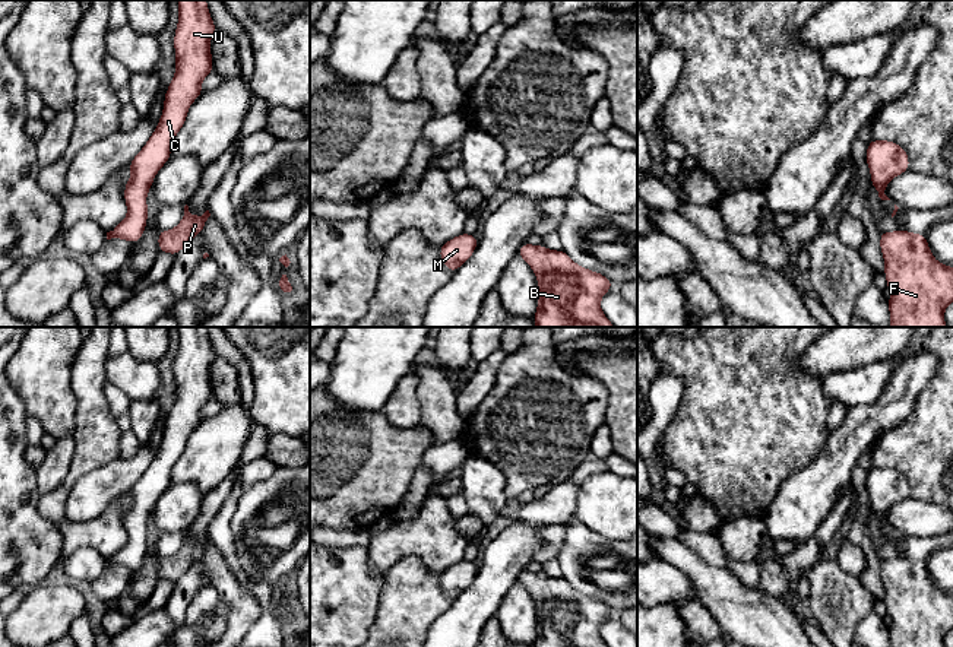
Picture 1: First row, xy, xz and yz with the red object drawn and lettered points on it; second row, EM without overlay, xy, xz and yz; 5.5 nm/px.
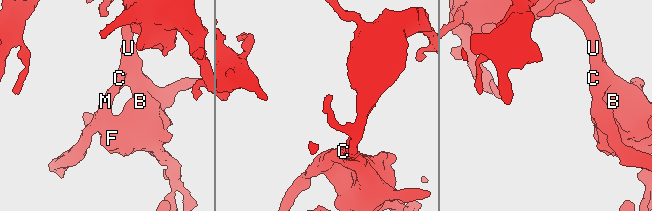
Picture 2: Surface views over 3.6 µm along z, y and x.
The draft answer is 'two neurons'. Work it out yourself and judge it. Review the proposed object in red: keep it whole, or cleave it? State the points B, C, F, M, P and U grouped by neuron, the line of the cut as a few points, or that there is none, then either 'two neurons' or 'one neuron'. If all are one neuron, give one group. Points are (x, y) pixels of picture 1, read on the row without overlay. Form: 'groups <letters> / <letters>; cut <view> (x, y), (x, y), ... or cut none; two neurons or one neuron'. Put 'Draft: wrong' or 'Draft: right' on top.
Draft: wrong
groups B C F M P U; cut none; one neuron

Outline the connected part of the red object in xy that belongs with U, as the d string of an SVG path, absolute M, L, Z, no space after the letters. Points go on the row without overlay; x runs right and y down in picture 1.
M177 327L178 351L174 361L175 402L168 412L155 459L132 486L130 508L124 511L127 543L107 567L139 570L148 551L146 523L156 499L167 491L171 472L186 450L190 431L202 422L202 407L213 399L210 365L218 358L206 327Z

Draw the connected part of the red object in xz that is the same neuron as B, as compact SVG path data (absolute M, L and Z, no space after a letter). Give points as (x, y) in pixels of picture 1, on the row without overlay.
M523 570L517 578L538 608L534 647L608 647L601 625L615 613L602 600L574 590L564 577Z

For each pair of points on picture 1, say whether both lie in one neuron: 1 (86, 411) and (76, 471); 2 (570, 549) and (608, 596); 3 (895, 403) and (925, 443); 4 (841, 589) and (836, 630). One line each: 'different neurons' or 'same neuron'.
1: same neuron
2: same neuron
3: different neurons
4: same neuron

